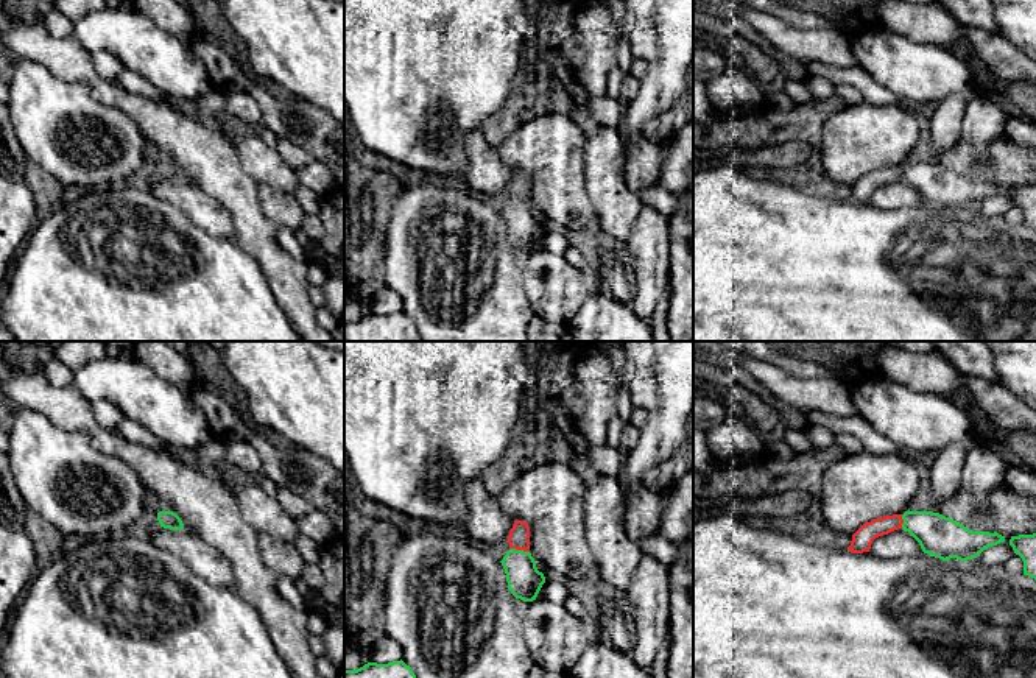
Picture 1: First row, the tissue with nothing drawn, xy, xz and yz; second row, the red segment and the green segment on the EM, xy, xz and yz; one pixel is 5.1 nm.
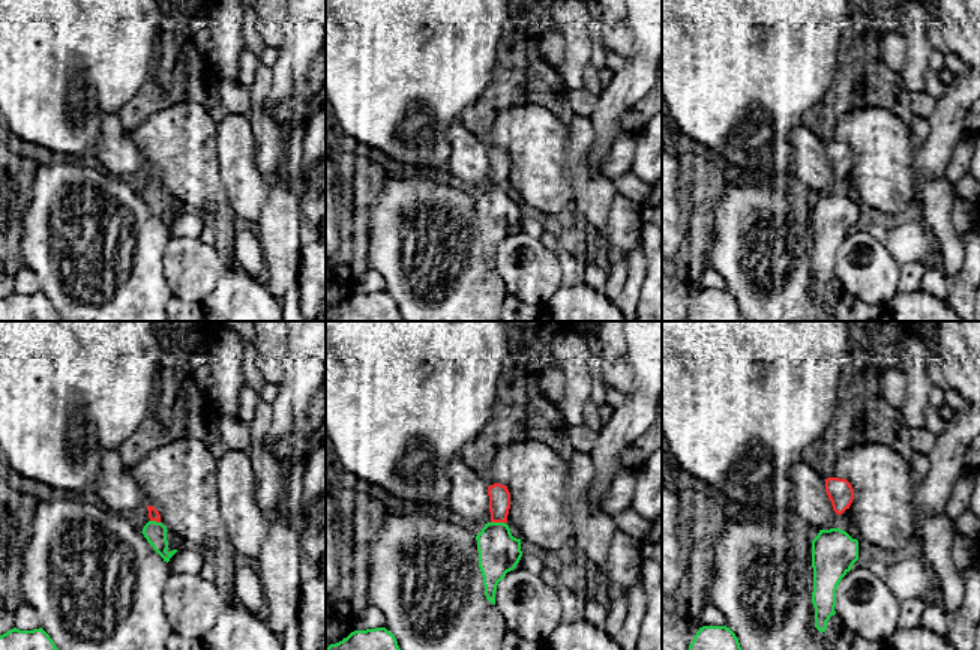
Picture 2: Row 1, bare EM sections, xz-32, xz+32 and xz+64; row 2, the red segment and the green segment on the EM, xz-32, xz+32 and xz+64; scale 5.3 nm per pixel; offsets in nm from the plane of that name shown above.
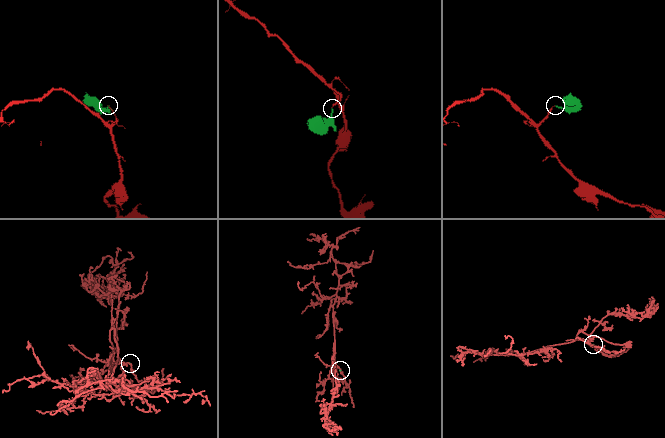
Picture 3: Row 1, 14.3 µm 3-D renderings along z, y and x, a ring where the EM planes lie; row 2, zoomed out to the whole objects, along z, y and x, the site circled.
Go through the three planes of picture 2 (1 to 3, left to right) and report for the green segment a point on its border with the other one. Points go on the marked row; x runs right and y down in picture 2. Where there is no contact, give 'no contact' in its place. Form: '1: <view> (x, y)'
1: xz-32 (155, 520)
2: xz+32 (499, 521)
3: no contact

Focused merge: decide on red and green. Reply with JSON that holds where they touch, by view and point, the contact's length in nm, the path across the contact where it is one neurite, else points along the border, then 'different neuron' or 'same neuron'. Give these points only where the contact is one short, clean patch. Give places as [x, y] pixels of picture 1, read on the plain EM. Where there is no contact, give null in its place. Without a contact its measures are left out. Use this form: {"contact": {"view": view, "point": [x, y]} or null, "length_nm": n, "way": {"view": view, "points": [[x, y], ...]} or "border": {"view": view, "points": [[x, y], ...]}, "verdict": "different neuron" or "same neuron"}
{"contact": {"view": "xz", "point": [519, 200]}, "length_nm": 110, "way": {"view": "xz", "points": [[519, 186], [519, 200], [519, 217], [524, 231]]}, "verdict": "same neuron"}

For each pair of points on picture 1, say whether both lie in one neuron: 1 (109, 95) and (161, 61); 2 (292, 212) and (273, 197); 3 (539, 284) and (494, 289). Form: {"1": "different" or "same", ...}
{"1": "different", "2": "same", "3": "different"}

